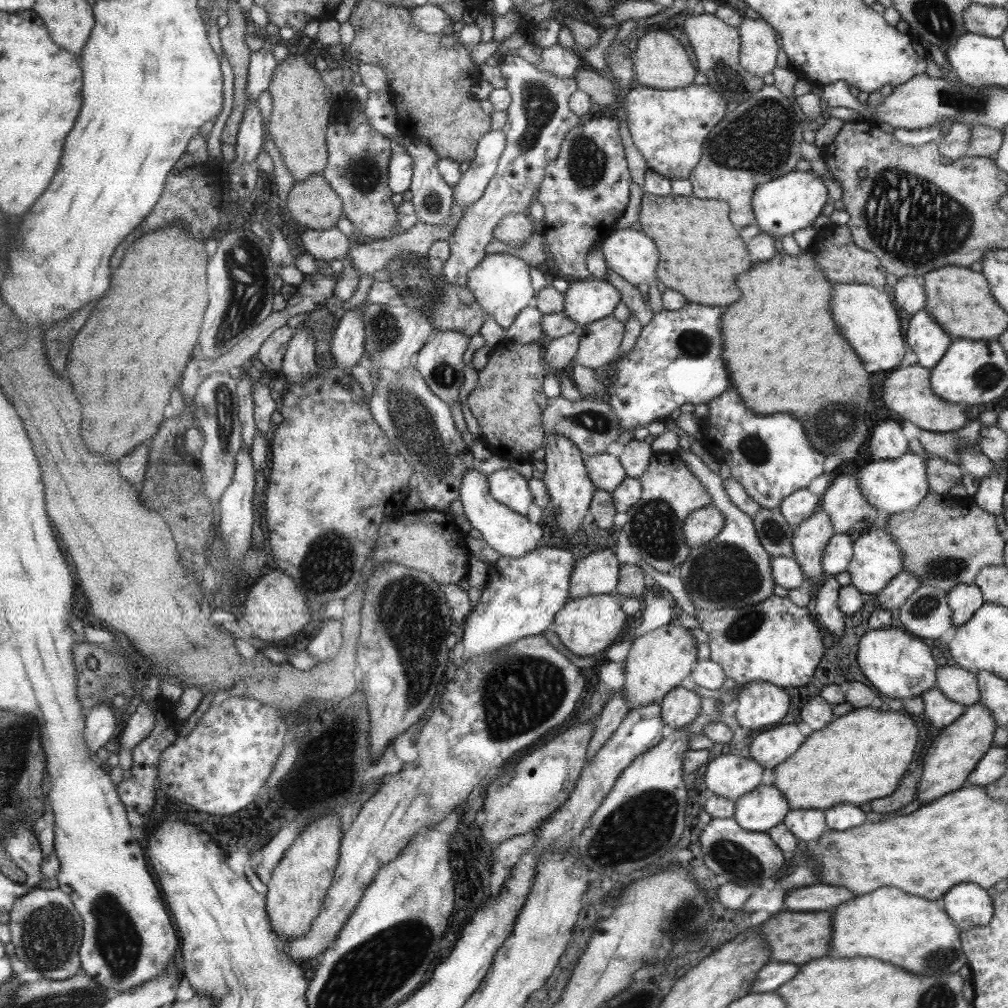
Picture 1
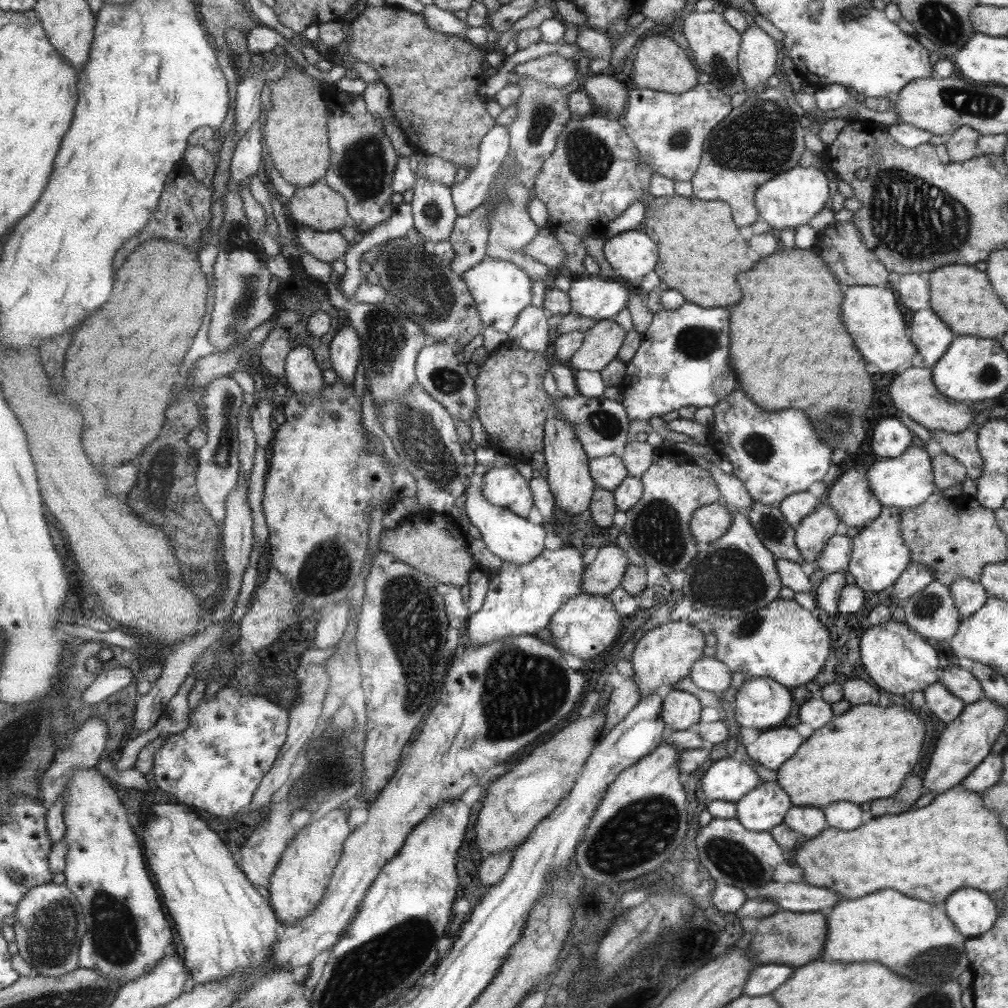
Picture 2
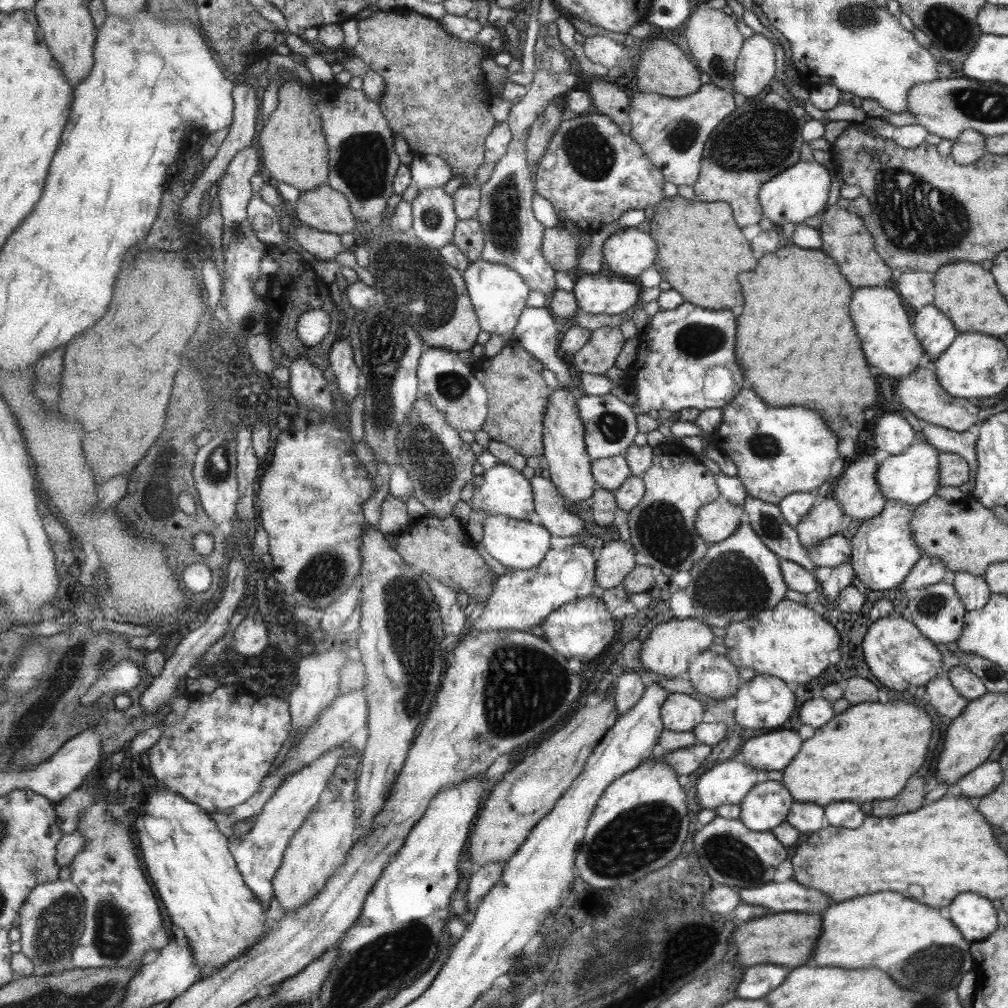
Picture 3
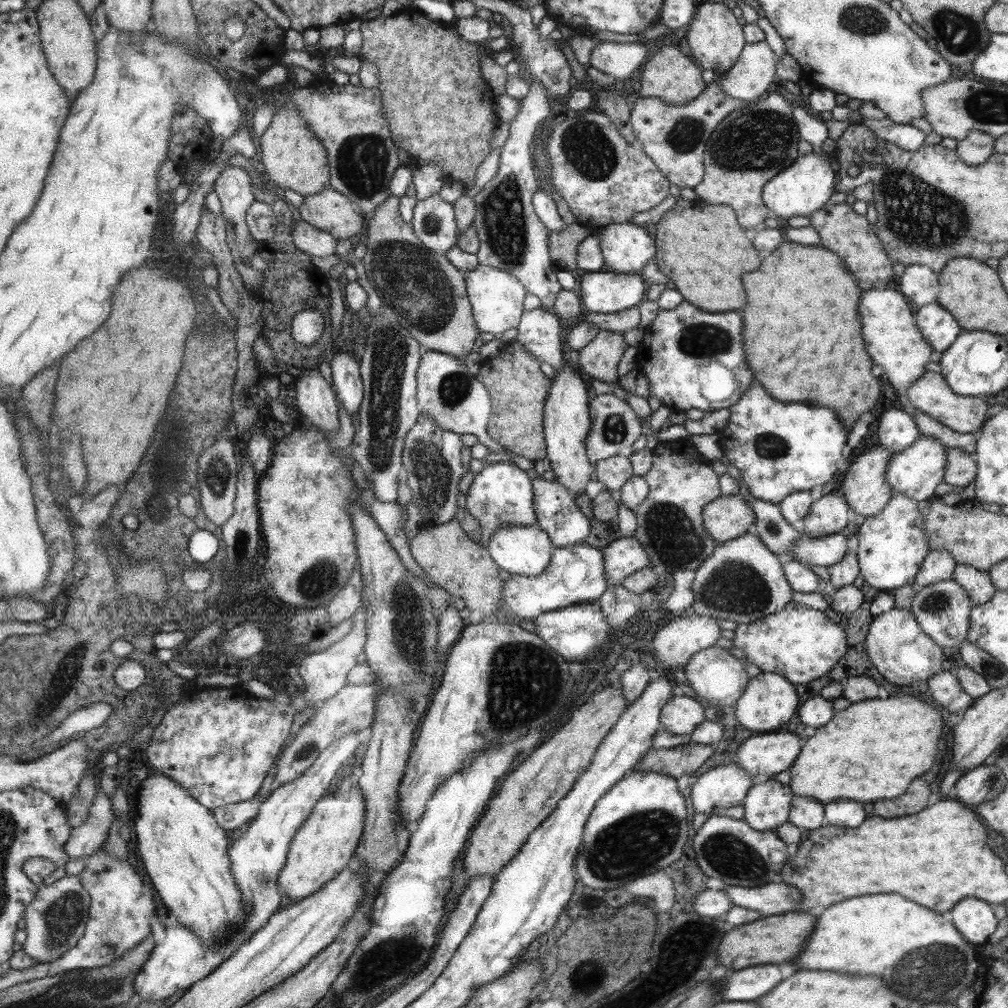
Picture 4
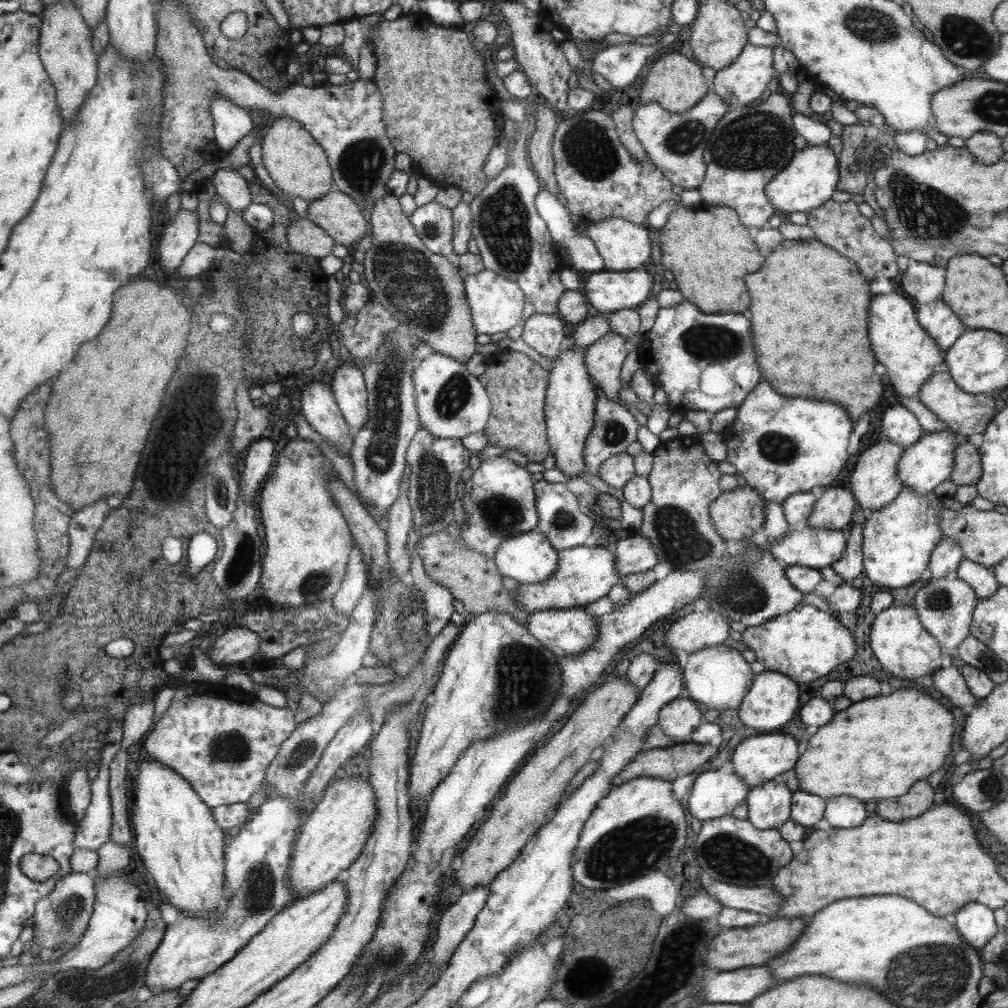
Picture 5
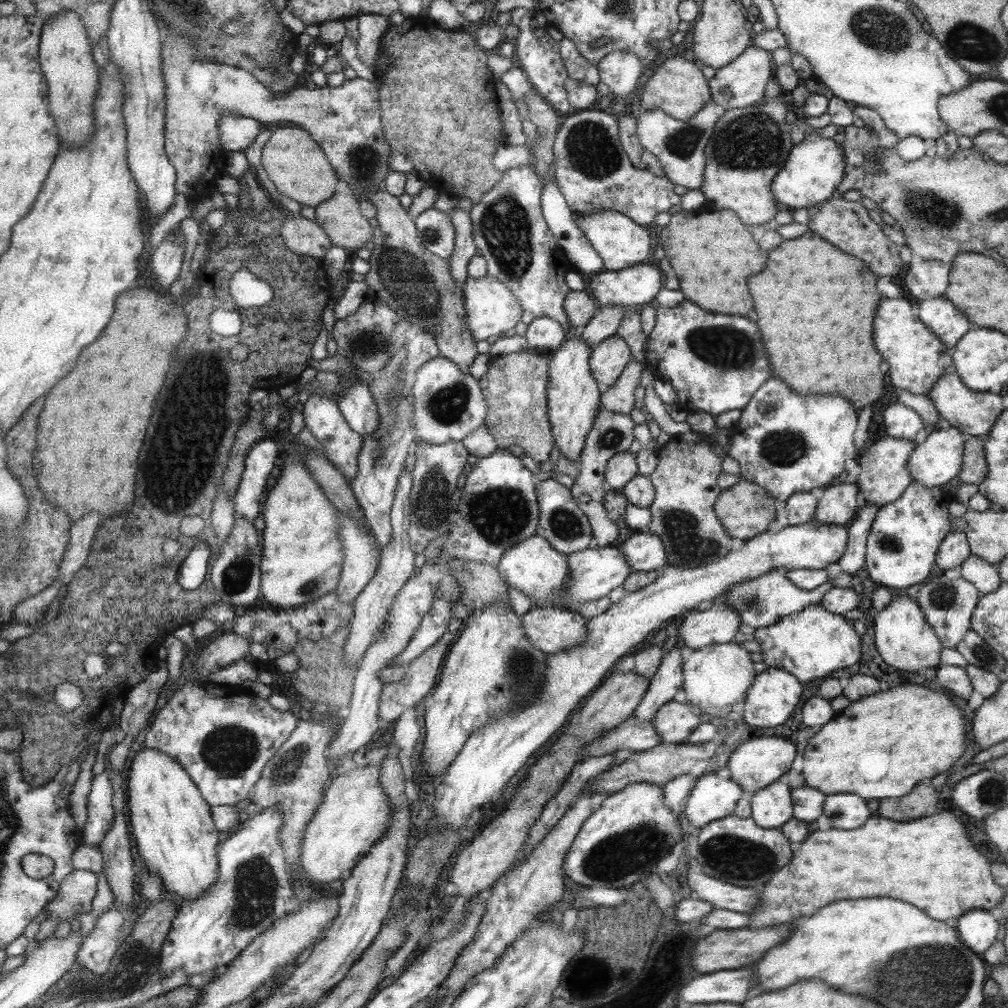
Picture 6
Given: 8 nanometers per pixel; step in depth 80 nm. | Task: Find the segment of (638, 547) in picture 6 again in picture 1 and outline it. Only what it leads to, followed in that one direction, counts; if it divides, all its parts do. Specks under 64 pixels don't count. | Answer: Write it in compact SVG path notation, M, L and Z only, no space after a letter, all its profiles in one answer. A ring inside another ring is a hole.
M600 549L575 563L567 600L614 593L619 578L619 562L609 549Z

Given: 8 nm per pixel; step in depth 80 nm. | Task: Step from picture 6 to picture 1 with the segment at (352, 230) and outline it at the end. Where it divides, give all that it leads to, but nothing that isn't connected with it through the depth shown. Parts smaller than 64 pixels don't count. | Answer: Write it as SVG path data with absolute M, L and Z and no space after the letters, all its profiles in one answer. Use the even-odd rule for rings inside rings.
M312 174L304 181L294 181L287 194L286 207L290 220L307 229L325 230L343 216L340 196L327 186L323 174Z

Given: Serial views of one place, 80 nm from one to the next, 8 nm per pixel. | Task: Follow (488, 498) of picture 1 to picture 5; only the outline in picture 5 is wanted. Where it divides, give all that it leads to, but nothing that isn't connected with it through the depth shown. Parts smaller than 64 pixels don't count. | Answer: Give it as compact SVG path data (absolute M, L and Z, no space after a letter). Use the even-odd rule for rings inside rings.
M529 530L519 536L504 538L492 559L501 576L511 577L518 583L534 583L548 580L548 576L556 569L557 553L540 531Z

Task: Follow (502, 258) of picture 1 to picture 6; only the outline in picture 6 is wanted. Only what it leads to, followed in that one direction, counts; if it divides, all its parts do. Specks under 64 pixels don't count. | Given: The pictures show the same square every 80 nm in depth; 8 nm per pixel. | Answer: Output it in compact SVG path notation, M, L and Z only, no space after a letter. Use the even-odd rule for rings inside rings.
M485 275L481 278L465 277L463 294L466 310L466 325L475 342L485 341L487 336L501 336L501 332L513 328L519 322L521 316L521 305L509 287L506 287L493 275Z

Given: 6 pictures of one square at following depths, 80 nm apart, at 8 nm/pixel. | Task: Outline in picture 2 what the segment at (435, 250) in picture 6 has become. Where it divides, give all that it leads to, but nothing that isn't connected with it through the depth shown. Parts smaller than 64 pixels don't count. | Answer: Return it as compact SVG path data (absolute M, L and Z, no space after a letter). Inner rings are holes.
M416 177L412 188L413 230L422 234L428 246L447 240L458 218L450 187L435 179Z

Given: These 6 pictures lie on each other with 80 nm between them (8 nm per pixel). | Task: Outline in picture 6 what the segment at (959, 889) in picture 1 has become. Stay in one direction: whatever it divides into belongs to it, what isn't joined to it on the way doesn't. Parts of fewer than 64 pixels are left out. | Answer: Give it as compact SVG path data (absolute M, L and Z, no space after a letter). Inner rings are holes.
M979 907L972 908L957 917L956 931L960 942L969 947L969 950L976 950L982 953L991 946L991 942L997 936L997 922L987 909Z

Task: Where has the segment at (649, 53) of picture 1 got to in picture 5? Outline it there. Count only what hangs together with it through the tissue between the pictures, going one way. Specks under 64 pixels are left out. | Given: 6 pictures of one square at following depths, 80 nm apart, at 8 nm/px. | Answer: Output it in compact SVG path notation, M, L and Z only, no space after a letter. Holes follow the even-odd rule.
M678 52L664 53L663 56L653 60L642 86L641 105L653 101L672 113L688 111L707 92L707 84L701 76L701 68Z

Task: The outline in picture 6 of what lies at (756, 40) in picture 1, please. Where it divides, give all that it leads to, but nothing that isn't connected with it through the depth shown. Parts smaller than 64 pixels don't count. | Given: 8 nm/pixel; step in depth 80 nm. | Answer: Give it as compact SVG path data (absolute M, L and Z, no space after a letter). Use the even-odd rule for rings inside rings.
M749 46L749 49L728 65L716 69L713 77L709 79L709 88L712 90L712 100L721 106L723 111L729 109L742 109L763 96L765 84L771 78L771 54L759 48Z

